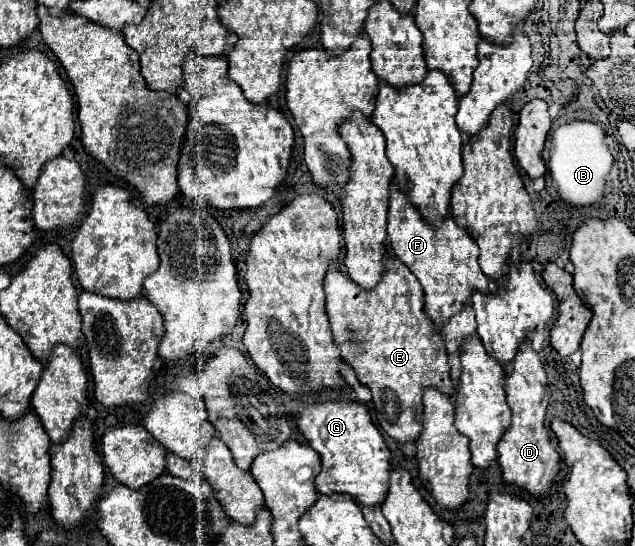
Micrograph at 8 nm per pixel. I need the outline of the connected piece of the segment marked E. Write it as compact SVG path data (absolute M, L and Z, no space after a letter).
M390 251L382 255L384 273L376 287L364 289L356 285L346 273L340 271L340 261L334 261L326 273L326 313L330 317L332 337L342 355L342 359L356 371L360 383L370 387L376 419L380 427L398 443L416 441L422 431L422 391L426 385L444 391L446 395L454 393L454 383L450 379L448 353L442 341L442 335L432 329L428 313L424 313L424 291L420 281L408 273L406 265L400 263Z

